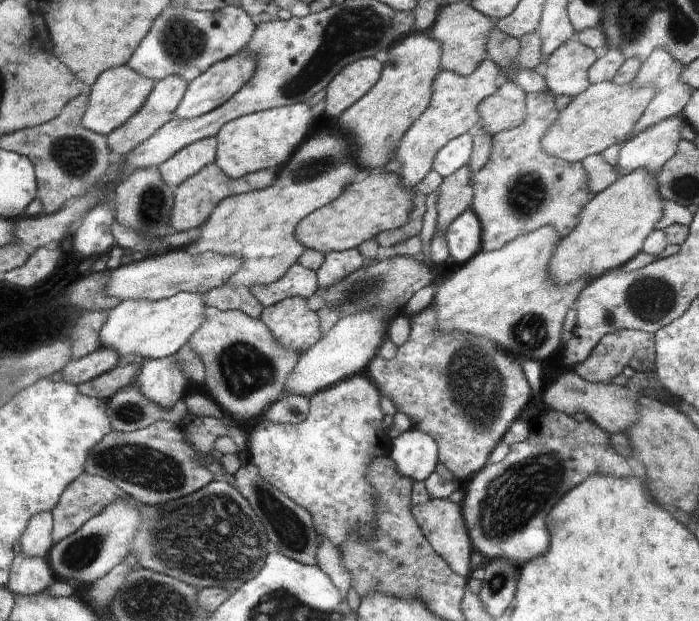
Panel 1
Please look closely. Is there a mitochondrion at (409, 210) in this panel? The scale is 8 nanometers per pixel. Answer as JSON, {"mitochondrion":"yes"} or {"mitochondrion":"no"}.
{"mitochondrion":"no"}

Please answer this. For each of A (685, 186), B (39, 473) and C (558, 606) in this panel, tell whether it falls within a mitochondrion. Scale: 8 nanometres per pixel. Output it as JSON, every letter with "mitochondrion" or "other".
{"A":"mitochondrion","B":"other","C":"other"}

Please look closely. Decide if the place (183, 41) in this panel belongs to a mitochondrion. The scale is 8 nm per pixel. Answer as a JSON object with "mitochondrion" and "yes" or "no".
{"mitochondrion":"yes"}

